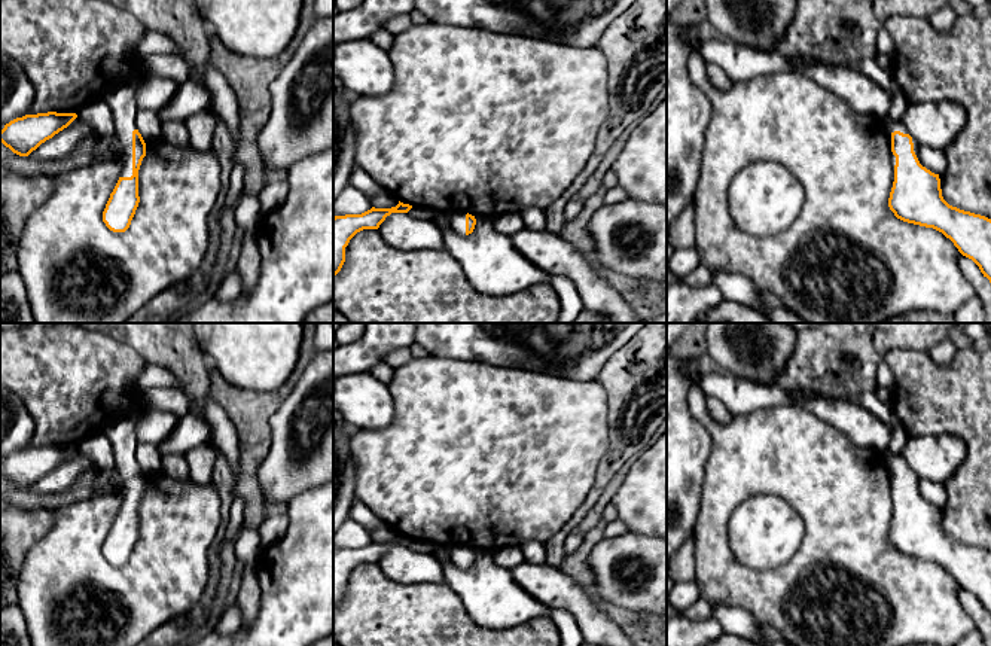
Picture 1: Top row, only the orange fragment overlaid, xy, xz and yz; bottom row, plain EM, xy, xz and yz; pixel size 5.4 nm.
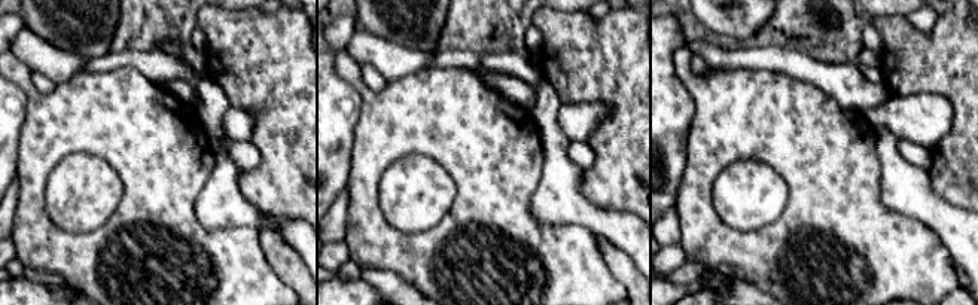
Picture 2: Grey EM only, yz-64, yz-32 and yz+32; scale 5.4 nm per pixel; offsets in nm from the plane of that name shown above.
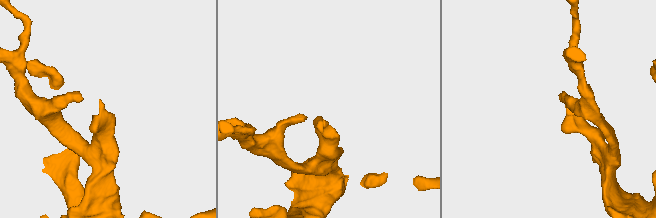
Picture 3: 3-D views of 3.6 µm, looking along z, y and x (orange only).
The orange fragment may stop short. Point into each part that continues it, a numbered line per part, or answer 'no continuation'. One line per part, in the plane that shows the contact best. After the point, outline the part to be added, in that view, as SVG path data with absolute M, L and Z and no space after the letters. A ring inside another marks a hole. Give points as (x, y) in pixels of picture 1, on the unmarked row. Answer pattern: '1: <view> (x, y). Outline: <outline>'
1: xy (122, 435). Outline: M122 418L103 430L112 442L115 455L115 470L121 476L119 493L122 496L121 511L132 509L132 464L137 463L135 450L138 439L135 435L135 420Z

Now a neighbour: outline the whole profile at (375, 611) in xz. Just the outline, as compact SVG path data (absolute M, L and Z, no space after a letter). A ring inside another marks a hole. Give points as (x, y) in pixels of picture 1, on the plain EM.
M363 563L350 573L345 581L345 595L333 610L333 634L339 646L559 646L559 631L549 616L536 618L515 628L485 628L472 621L458 594L446 583L397 583L384 575L378 563Z

